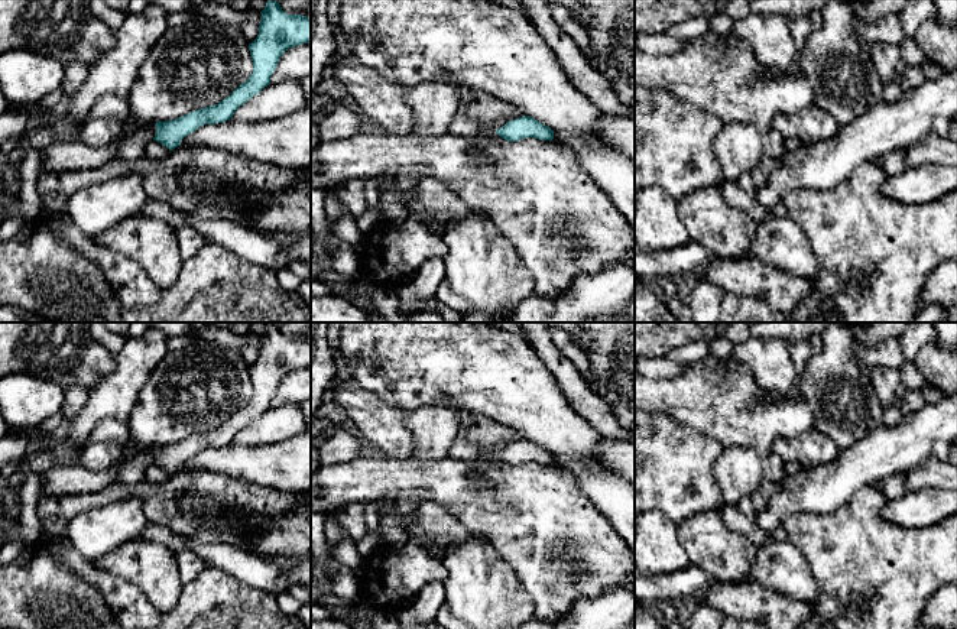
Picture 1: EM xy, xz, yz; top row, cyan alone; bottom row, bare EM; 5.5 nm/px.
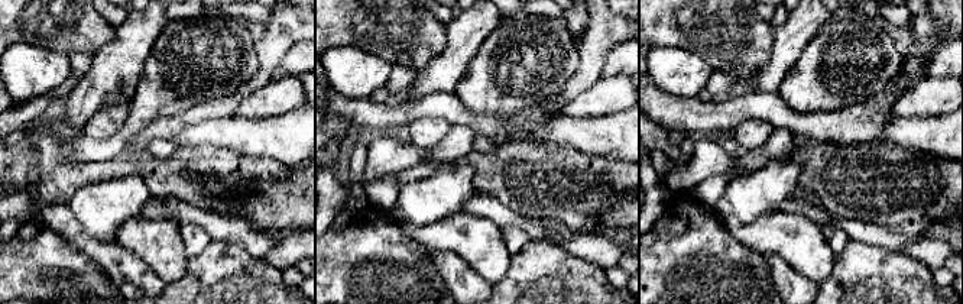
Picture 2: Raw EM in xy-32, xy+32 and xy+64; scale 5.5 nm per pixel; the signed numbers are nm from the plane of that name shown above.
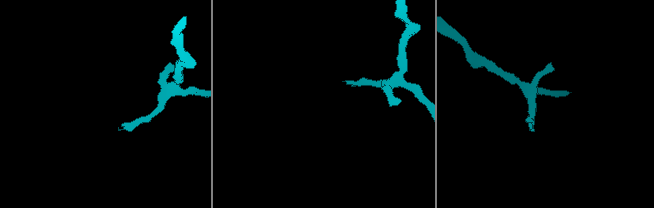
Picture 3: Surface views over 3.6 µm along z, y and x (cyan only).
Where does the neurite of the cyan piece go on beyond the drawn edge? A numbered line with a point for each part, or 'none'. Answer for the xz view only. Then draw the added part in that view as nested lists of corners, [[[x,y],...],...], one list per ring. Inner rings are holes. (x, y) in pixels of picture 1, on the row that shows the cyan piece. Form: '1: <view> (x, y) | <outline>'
none

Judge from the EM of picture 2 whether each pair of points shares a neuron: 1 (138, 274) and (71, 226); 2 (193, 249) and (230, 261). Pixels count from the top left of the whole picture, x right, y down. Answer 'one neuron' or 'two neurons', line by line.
1: one neuron
2: two neurons

